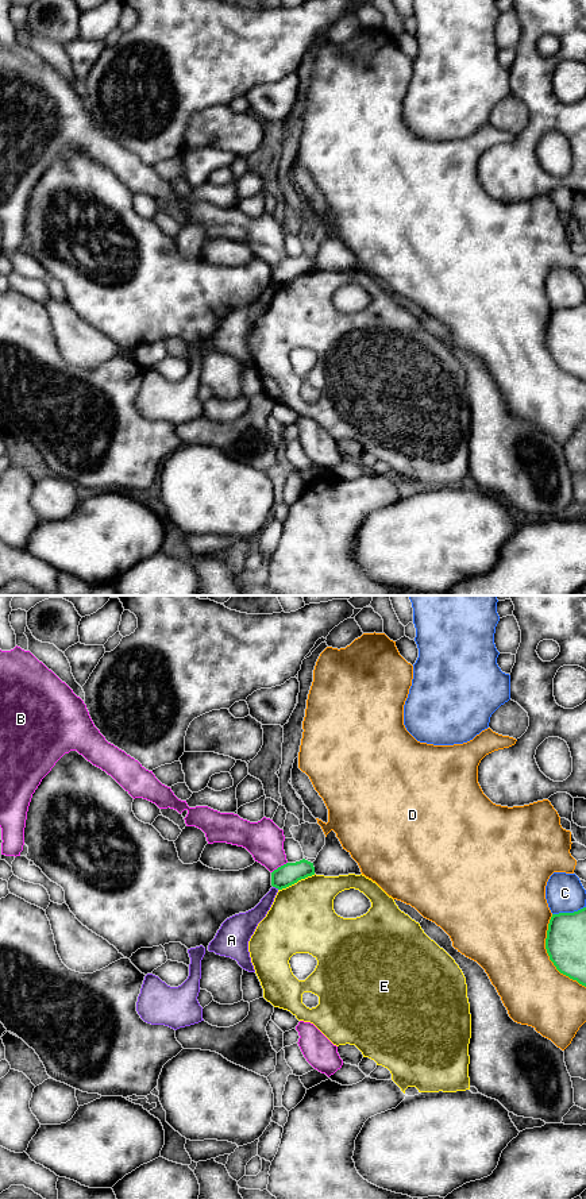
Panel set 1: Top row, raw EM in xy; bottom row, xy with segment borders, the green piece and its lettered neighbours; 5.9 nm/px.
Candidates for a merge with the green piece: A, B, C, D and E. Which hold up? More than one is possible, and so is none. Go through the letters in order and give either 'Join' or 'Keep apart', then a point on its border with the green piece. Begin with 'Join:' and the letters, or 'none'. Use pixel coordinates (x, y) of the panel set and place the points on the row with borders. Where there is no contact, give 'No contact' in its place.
Join: none
A: Keep apart. Touches green at xy (276, 887)
B: Keep apart. Touches green at xy (278, 867)
C: Keep apart. Touches green at xy (569, 913)
D: Keep apart. Touches green at xy (548, 955)
E: Keep apart. Touches green at xy (296, 882)

